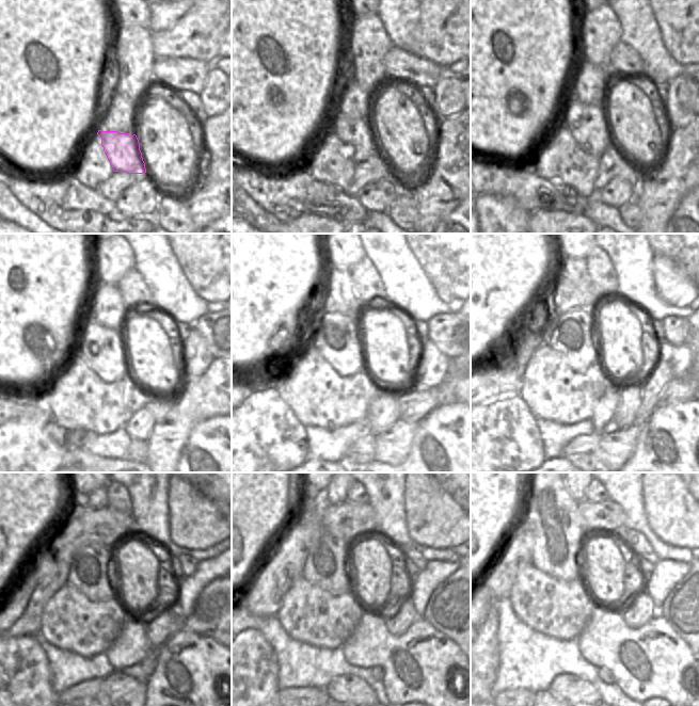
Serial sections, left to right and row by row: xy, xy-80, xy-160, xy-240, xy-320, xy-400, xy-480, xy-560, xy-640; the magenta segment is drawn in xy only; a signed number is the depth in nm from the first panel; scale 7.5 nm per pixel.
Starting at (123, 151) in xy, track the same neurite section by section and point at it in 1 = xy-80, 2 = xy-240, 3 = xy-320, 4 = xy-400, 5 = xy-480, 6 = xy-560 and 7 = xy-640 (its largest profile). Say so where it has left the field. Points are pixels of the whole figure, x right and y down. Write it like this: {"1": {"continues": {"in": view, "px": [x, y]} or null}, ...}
{"1": {"continues": {"in": "xy-80", "px": [354, 131]}}, "2": {"continues": {"in": "xy-240", "px": [104, 351]}}, "3": {"continues": {"in": "xy-320", "px": [337, 339]}}, "4": {"continues": {"in": "xy-400", "px": [573, 335]}}, "5": {"continues": {"in": "xy-480", "px": [91, 572]}}, "6": {"continues": {"in": "xy-560", "px": [326, 566]}}, "7": {"continues": {"in": "xy-640", "px": [552, 516]}}}

